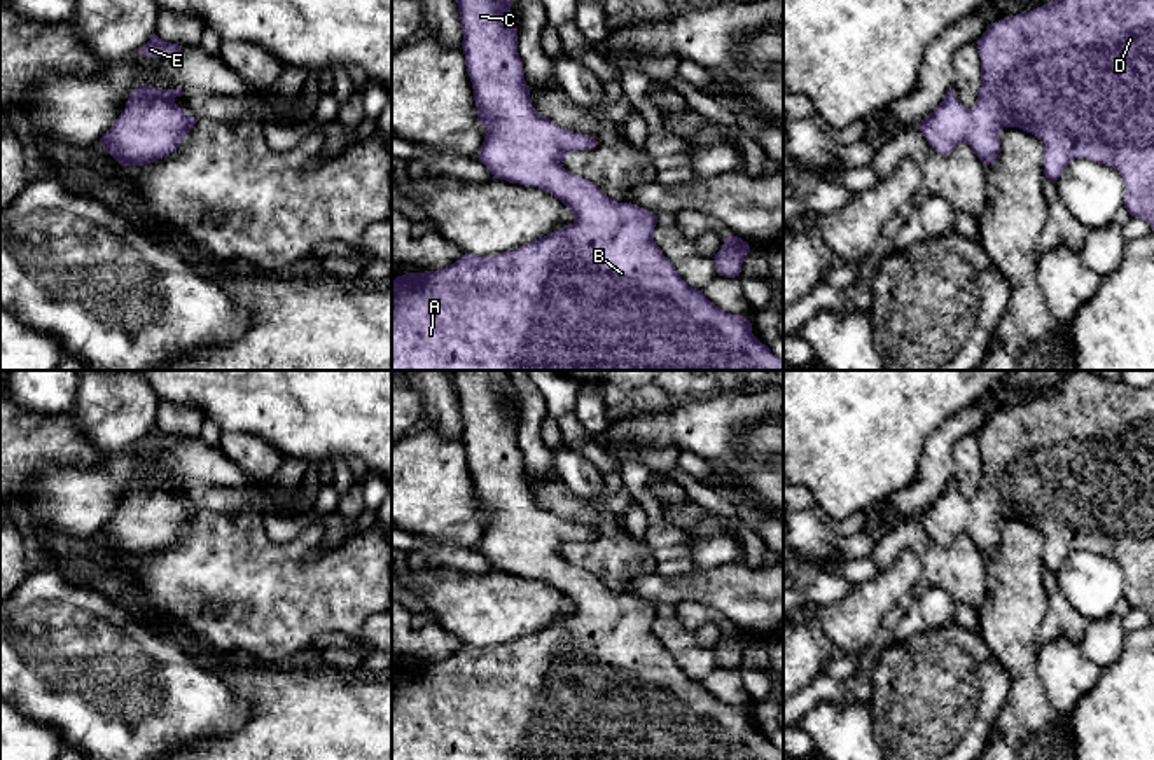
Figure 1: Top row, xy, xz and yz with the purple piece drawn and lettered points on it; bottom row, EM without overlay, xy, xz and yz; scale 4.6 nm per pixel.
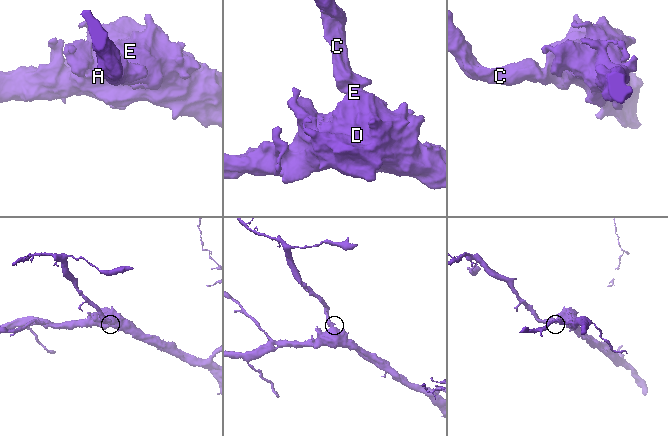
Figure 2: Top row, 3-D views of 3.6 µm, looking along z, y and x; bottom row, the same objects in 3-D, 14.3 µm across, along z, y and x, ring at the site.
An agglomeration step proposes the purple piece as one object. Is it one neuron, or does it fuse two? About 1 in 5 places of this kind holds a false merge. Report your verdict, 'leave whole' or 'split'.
leave whole

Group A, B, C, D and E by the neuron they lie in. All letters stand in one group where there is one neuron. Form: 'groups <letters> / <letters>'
groups A B C D E

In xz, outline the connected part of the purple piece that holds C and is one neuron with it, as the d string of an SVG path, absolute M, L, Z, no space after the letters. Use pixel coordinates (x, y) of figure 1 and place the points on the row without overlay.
M507 370L448 372L462 411L477 512L488 522L479 552L493 570L547 582L572 601L574 613L512 643L465 645L446 660L397 667L392 676L392 760L783 760L783 751L752 725L750 711L722 702L680 669L654 632L656 606L614 592L563 559L570 543L594 540L598 533L560 519L532 498Z

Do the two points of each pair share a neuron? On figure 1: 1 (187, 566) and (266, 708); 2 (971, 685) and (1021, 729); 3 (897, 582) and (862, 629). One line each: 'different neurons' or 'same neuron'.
1: different neurons
2: different neurons
3: same neuron

